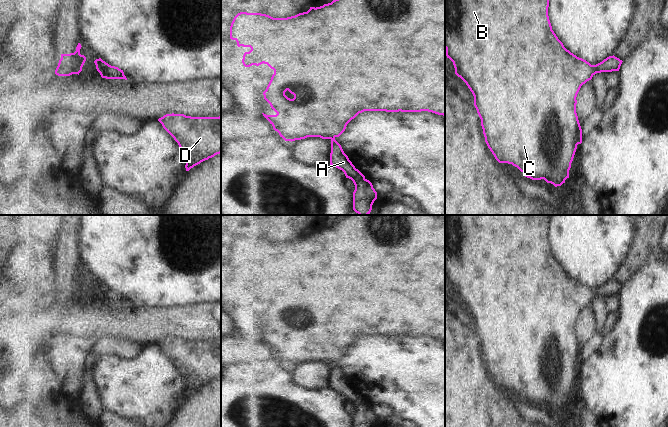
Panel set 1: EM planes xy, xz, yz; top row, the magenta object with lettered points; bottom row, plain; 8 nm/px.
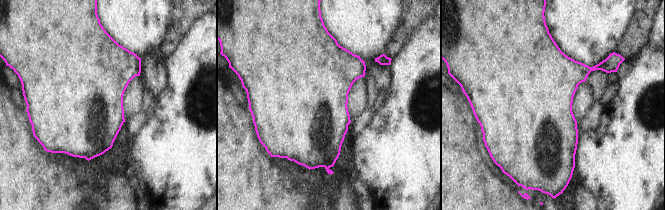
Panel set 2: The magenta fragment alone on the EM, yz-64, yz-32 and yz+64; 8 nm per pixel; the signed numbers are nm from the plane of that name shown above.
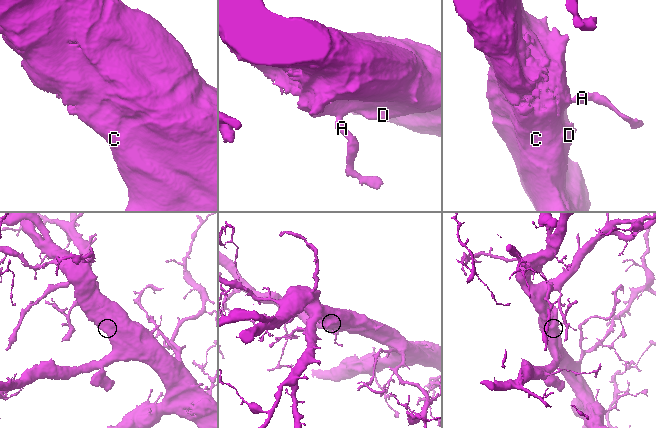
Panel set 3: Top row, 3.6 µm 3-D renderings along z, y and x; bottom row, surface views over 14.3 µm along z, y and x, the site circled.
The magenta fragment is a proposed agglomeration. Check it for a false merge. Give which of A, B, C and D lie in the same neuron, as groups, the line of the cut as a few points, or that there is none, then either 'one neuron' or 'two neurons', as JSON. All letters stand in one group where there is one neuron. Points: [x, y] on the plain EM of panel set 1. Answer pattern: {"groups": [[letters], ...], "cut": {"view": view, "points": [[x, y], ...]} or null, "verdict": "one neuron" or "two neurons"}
{"groups": [["A", "B", "C", "D"]], "cut": null, "verdict": "one neuron"}

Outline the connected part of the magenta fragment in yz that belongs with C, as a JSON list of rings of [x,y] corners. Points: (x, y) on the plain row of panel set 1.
[[[445,215],[445,273],[446,280],[454,289],[455,298],[468,310],[474,320],[474,330],[481,343],[485,366],[499,387],[517,391],[532,404],[544,403],[555,411],[561,410],[569,402],[569,394],[577,369],[582,367],[582,353],[576,337],[577,318],[583,308],[596,297],[619,295],[622,284],[609,280],[602,286],[591,289],[567,274],[558,263],[548,240],[549,222],[552,215]]]

